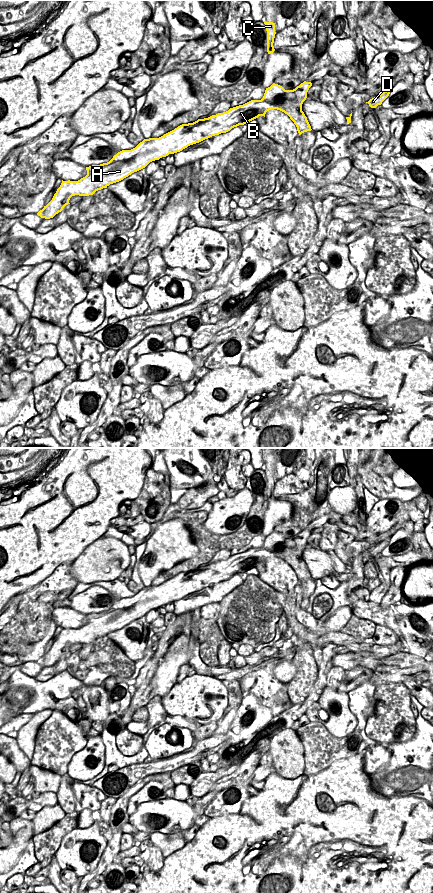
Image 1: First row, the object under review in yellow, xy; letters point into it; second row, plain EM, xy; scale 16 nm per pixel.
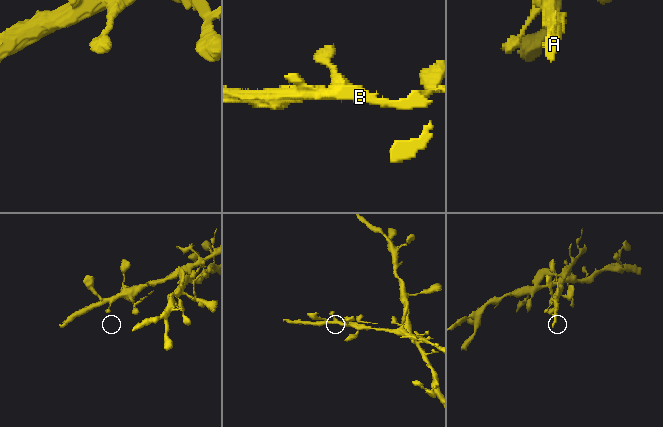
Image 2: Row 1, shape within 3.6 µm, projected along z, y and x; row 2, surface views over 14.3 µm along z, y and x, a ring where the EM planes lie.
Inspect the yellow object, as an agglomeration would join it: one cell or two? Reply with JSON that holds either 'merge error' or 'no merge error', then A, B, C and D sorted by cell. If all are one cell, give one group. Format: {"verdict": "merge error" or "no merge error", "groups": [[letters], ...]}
{"verdict": "merge error", "groups": [["A", "B", "C"], ["D"]]}

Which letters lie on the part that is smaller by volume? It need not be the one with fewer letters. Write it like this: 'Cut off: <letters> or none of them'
Cut off: D

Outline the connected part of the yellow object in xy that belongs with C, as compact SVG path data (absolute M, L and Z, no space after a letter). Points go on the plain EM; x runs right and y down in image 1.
M263 469L267 479L267 500L271 502L275 499L273 491L275 486L275 471Z

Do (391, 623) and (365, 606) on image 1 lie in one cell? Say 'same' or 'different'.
same

